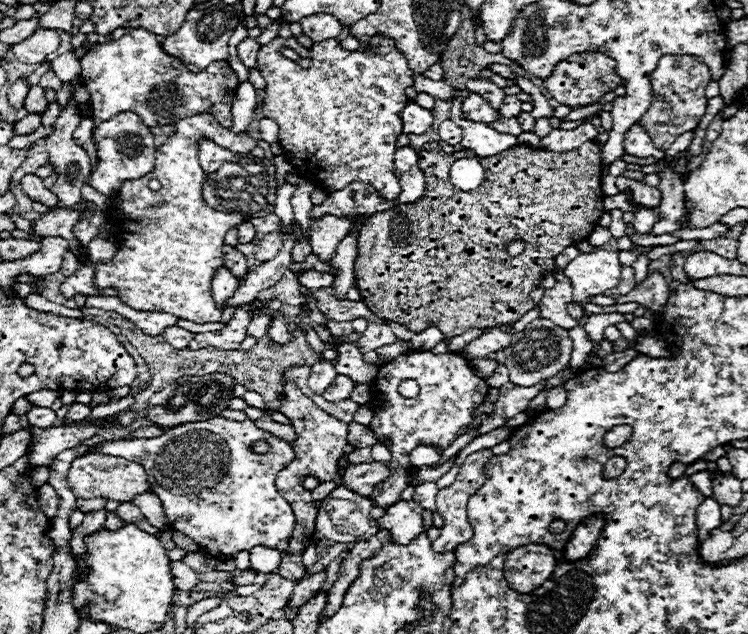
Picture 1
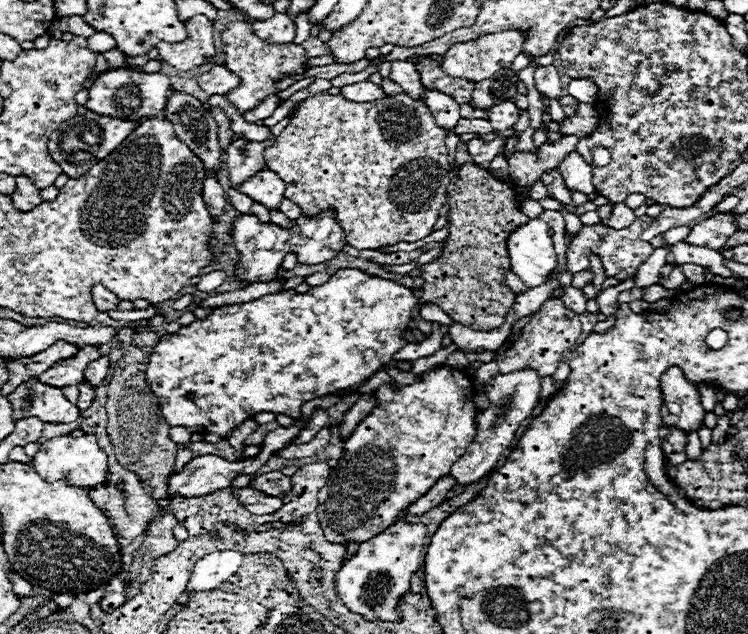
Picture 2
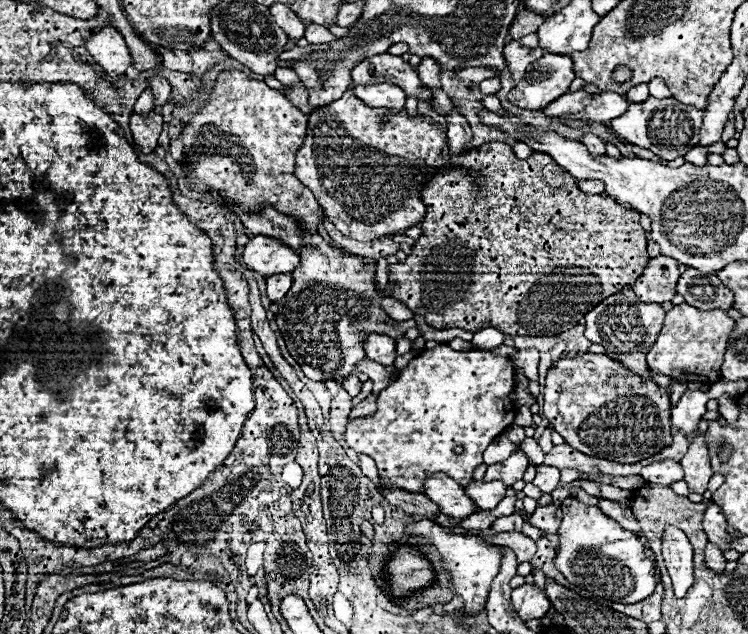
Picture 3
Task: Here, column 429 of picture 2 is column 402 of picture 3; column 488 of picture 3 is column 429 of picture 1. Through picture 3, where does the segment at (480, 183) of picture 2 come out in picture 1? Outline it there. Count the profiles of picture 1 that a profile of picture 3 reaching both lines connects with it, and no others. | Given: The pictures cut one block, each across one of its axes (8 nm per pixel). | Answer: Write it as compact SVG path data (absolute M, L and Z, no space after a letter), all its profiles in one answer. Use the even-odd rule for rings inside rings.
M438 142L424 144L422 150L418 150L418 166L426 180L424 198L412 204L398 204L386 212L376 212L360 230L354 278L362 300L378 318L398 322L412 332L434 326L450 338L470 328L488 330L514 324L534 308L530 292L544 276L544 270L554 268L554 258L566 246L588 238L604 214L602 184L596 180L596 172L598 178L602 178L600 148L596 142L586 142L572 152L512 146L500 154L480 158L486 174L482 184L470 192L450 184L448 170L452 162L460 158L468 158L468 150L446 154ZM518 238L526 242L526 250L510 258L504 246Z

